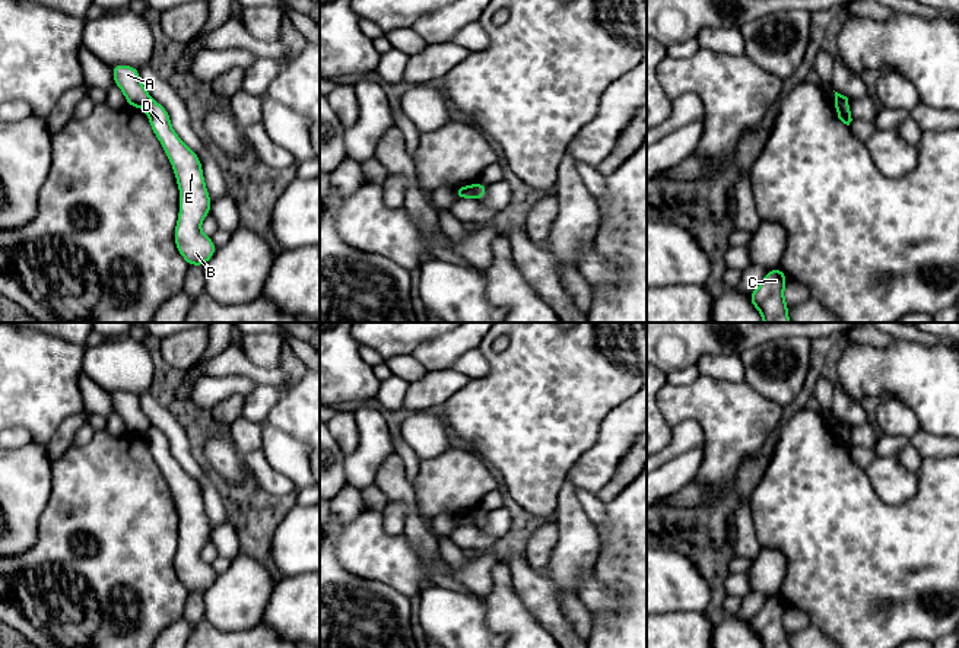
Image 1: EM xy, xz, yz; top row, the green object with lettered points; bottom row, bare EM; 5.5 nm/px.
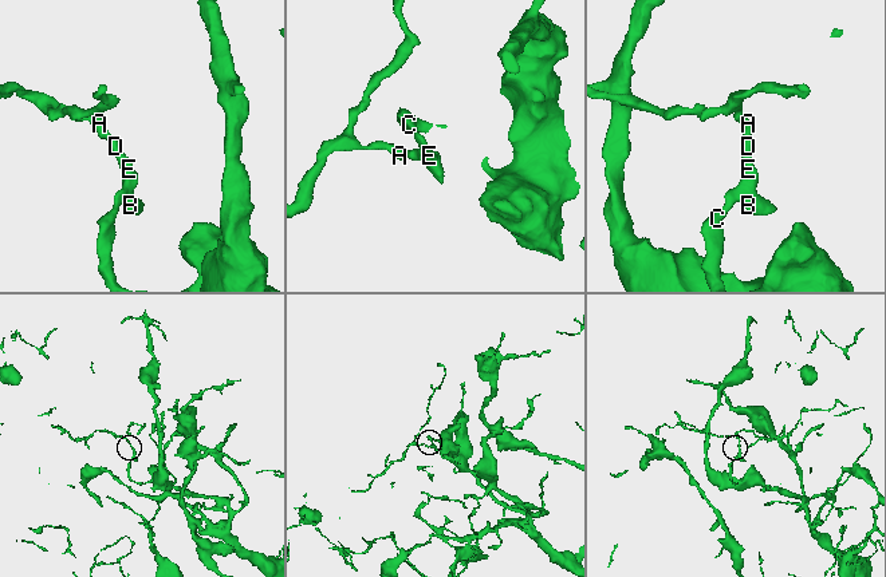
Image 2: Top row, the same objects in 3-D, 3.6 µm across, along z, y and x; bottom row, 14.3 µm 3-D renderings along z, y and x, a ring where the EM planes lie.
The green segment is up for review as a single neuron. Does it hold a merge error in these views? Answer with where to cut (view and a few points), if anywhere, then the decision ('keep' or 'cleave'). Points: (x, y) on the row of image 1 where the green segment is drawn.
cut xz (472, 186), (476, 197); cleave

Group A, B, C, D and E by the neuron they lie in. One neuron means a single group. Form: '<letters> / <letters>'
A / B C D E

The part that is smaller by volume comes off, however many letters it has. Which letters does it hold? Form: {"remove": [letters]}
{"remove": ["A"]}

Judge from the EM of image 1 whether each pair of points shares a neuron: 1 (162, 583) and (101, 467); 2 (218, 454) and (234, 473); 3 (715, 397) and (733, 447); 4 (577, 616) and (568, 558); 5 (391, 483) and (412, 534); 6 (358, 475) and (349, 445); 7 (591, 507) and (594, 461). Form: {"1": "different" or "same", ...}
{"1": "same", "2": "same", "3": "same", "4": "different", "5": "same", "6": "different", "7": "different"}

